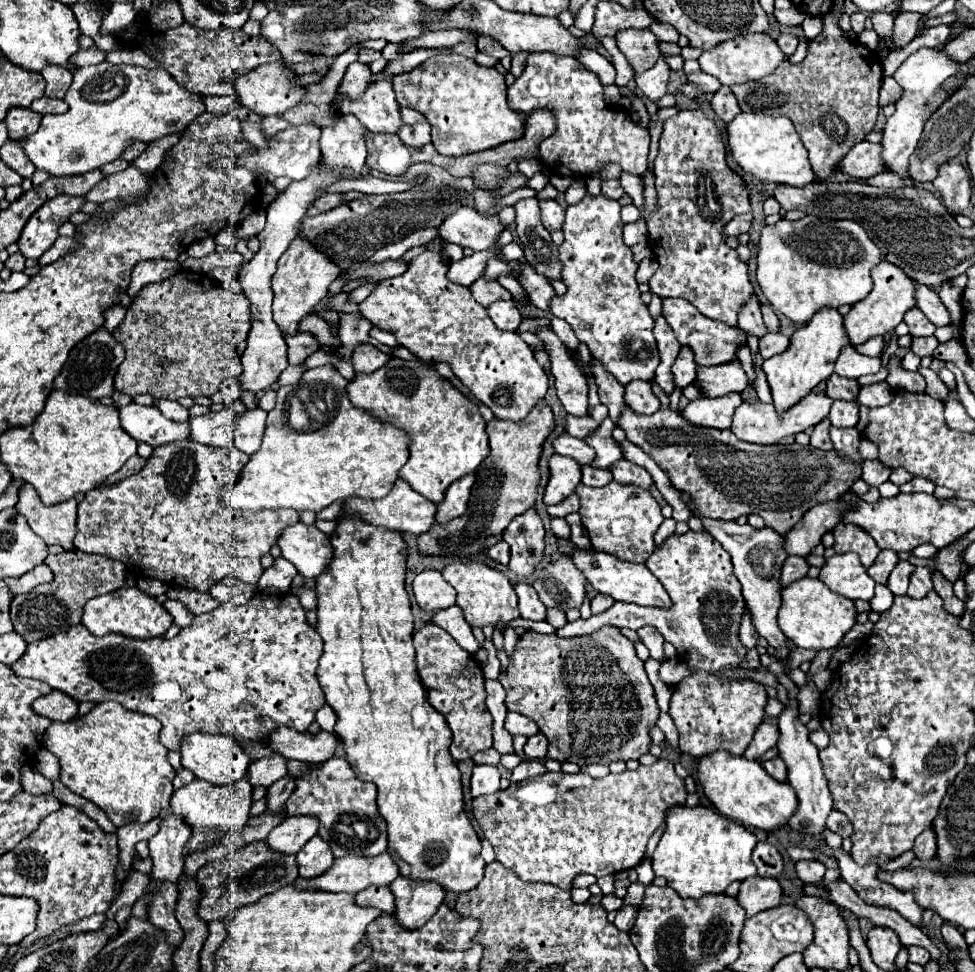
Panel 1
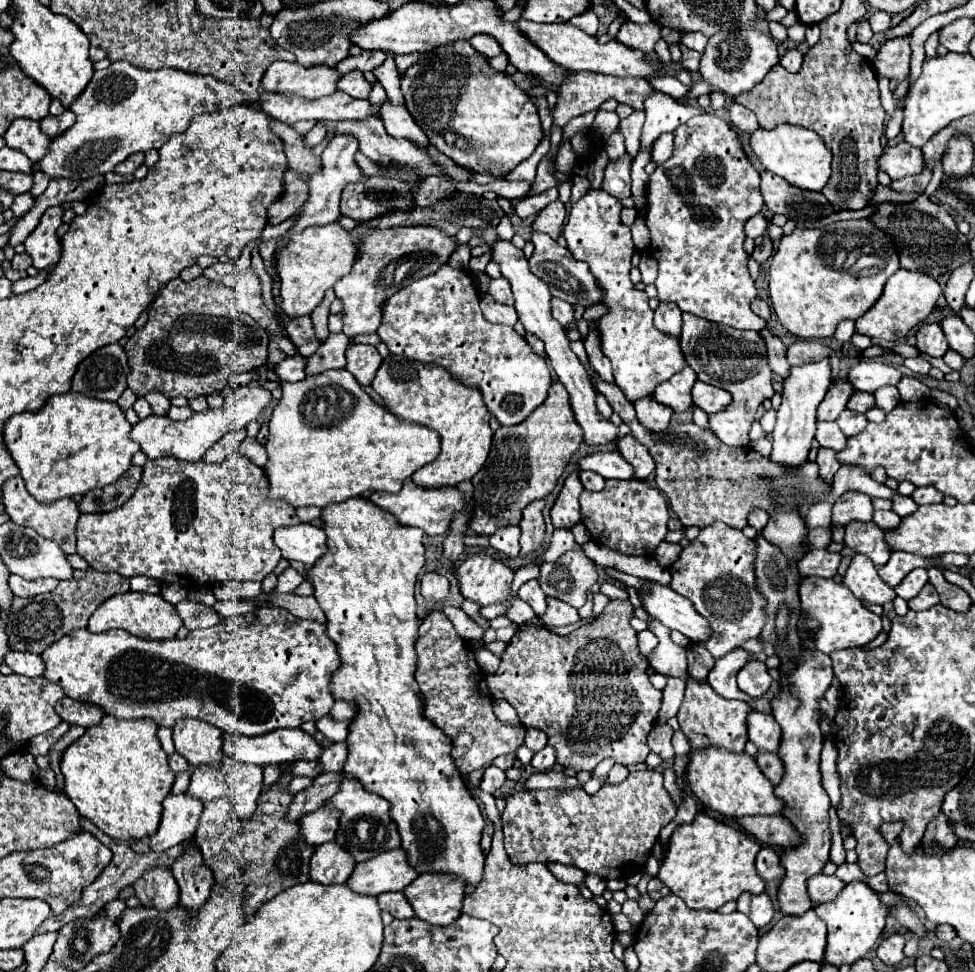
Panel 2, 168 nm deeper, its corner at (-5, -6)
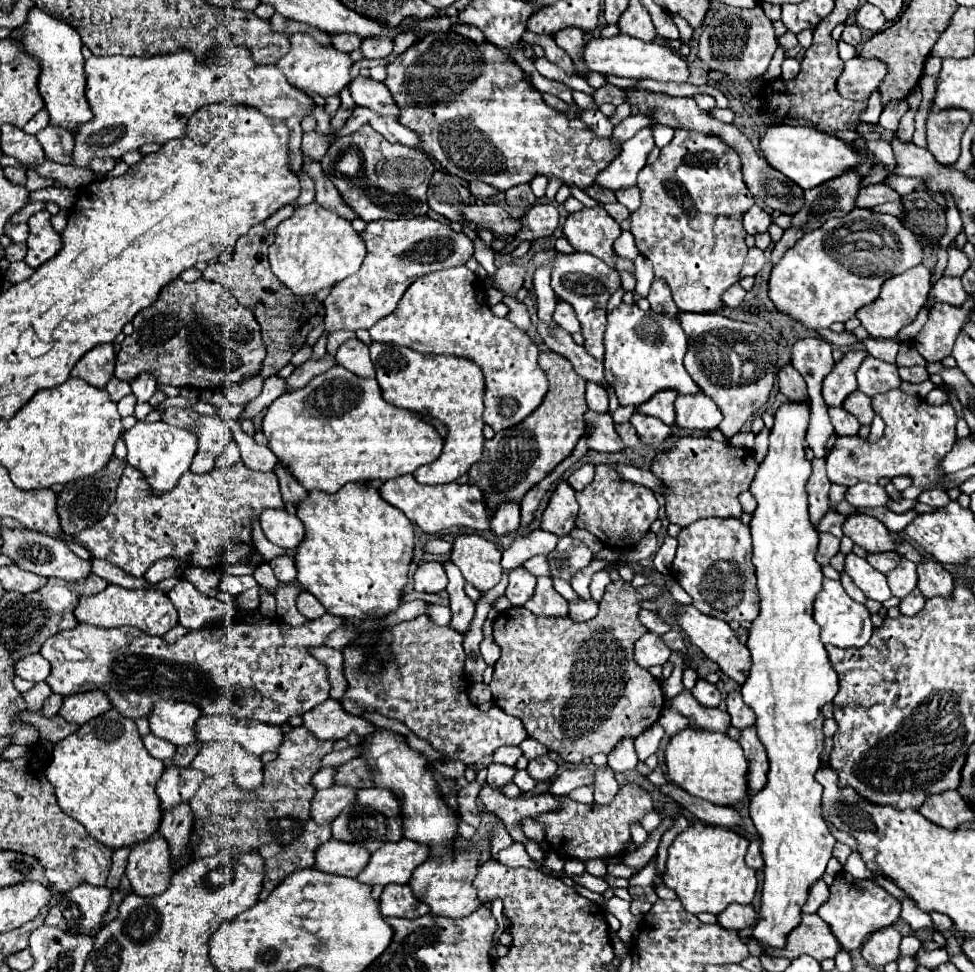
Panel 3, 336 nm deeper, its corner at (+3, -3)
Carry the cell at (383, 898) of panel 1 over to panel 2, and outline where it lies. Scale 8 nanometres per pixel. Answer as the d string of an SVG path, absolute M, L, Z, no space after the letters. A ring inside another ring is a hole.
M386 892L386 894L376 896L376 900L378 900L380 910L390 912L394 918L412 918L414 916L412 906L408 904L408 900L404 898L402 892Z

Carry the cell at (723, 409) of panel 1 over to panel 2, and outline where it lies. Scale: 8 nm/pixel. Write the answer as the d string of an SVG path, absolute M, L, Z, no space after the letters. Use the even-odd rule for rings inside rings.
M682 314L682 338L680 348L686 358L686 364L708 384L722 386L732 392L732 404L724 412L708 416L710 430L728 446L750 446L748 424L754 422L754 414L764 398L772 398L772 370L766 362L764 340L758 332L738 330L730 326L720 326L708 320L702 320L694 314Z

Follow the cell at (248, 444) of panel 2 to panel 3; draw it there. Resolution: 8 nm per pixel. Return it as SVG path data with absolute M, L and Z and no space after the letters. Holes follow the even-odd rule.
M230 419L228 423L230 423L234 439L236 439L238 447L240 447L242 463L252 471L262 471L262 473L272 471L274 465L278 463L278 457L272 455L272 451L268 447L256 445L256 441L242 431L242 427L240 427L240 423L236 419Z

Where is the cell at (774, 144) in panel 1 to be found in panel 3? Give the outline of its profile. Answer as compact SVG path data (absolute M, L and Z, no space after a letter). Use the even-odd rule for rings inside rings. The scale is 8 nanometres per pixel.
M772 125L768 127L766 135L760 141L760 149L764 151L766 161L784 173L788 179L792 179L802 189L818 187L830 179L836 179L844 175L848 169L854 169L860 177L866 177L872 173L872 167L876 161L872 157L860 155L858 149L852 149L842 139L836 139L832 135L824 135L810 127L790 127L790 125Z

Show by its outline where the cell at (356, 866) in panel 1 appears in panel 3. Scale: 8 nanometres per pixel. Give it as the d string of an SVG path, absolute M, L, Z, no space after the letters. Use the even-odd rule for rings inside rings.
M410 839L384 843L382 849L372 853L368 867L356 877L368 885L404 885L410 881L412 871L430 857L430 847Z

